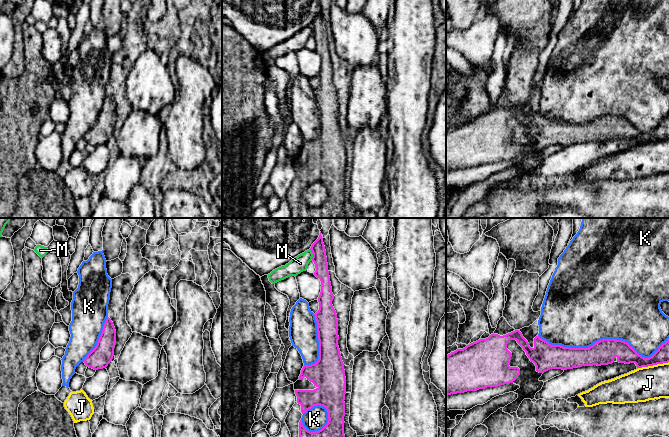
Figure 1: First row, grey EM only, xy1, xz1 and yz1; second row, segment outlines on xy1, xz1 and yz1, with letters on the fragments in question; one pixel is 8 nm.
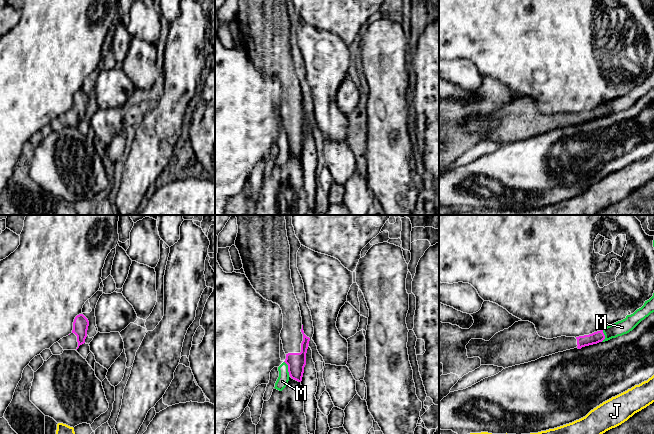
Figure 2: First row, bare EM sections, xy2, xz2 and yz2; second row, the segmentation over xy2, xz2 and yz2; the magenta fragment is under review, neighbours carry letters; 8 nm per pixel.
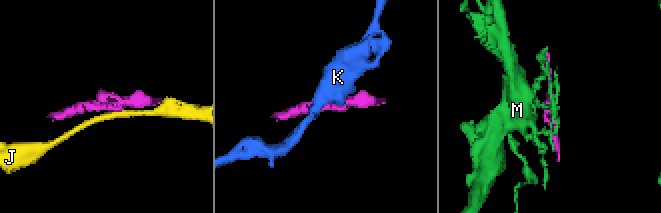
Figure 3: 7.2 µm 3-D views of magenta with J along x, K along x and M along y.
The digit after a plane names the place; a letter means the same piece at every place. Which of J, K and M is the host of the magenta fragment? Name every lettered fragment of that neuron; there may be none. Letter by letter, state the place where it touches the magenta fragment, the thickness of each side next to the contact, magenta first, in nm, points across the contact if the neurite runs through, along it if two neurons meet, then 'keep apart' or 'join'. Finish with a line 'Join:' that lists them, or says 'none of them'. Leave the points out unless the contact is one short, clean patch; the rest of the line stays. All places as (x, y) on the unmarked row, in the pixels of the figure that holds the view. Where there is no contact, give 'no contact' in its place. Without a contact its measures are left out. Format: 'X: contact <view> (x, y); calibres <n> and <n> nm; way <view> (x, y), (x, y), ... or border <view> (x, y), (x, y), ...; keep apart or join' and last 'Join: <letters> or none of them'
J: contact yz1 (653, 140); calibres 150 and 280 nm; border yz1 (668, 137), (662, 140), (638, 144); keep apart
K: contact yz1 (603, 115); calibres 200 and 500 nm; keep apart
M: contact xz2 (288, 144); calibres 150 and 90 nm; keep apart
Join: none of them

